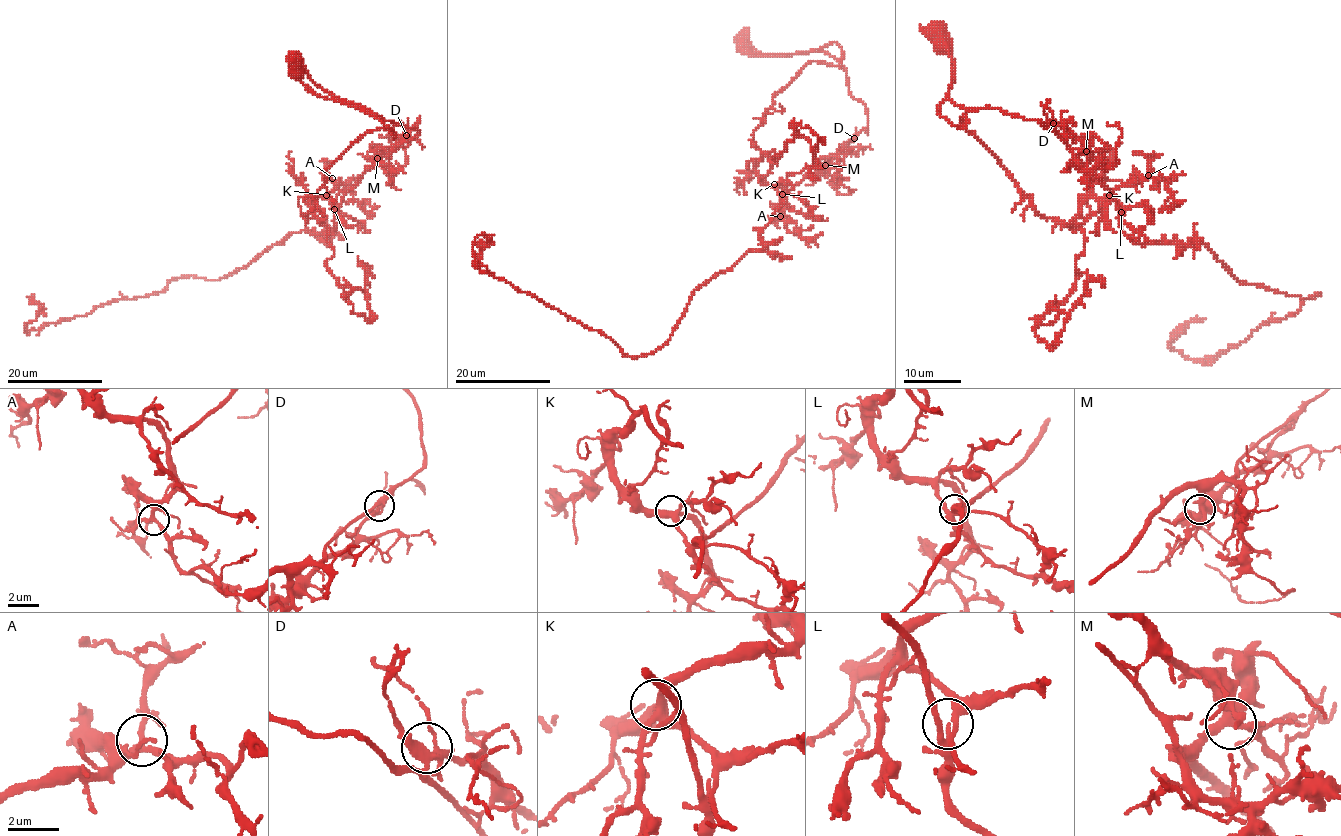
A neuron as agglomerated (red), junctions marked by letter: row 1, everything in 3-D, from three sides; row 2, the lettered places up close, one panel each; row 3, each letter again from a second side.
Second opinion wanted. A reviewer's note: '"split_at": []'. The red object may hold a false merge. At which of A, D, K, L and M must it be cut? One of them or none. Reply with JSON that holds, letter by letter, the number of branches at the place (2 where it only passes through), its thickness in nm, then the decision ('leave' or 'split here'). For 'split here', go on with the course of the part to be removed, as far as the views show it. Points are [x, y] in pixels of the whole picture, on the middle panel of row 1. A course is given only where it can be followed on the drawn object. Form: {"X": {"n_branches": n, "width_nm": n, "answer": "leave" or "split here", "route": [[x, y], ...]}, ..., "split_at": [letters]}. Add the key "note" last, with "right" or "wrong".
{"A": {"n_branches": 4, "width_nm": 280, "answer": "leave"}, "D": {"n_branches": 5, "width_nm": 320, "answer": "leave"}, "K": {"n_branches": 4, "width_nm": 400, "answer": "leave"}, "L": {"n_branches": 4, "width_nm": 220, "answer": "split here", "route": [[781, 194], [763, 247], [694, 291], [647, 354], [628, 357], [484, 272], [472, 247], [484, 234], [480, 263]]}, "M": {"n_branches": 5, "width_nm": 400, "answer": "leave"}, "split_at": ["L"], "note": "wrong"}

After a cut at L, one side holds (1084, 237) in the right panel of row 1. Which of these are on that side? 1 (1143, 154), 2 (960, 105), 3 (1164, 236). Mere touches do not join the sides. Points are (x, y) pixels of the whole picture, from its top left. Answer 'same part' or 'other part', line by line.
1: same part
2: other part
3: other part

